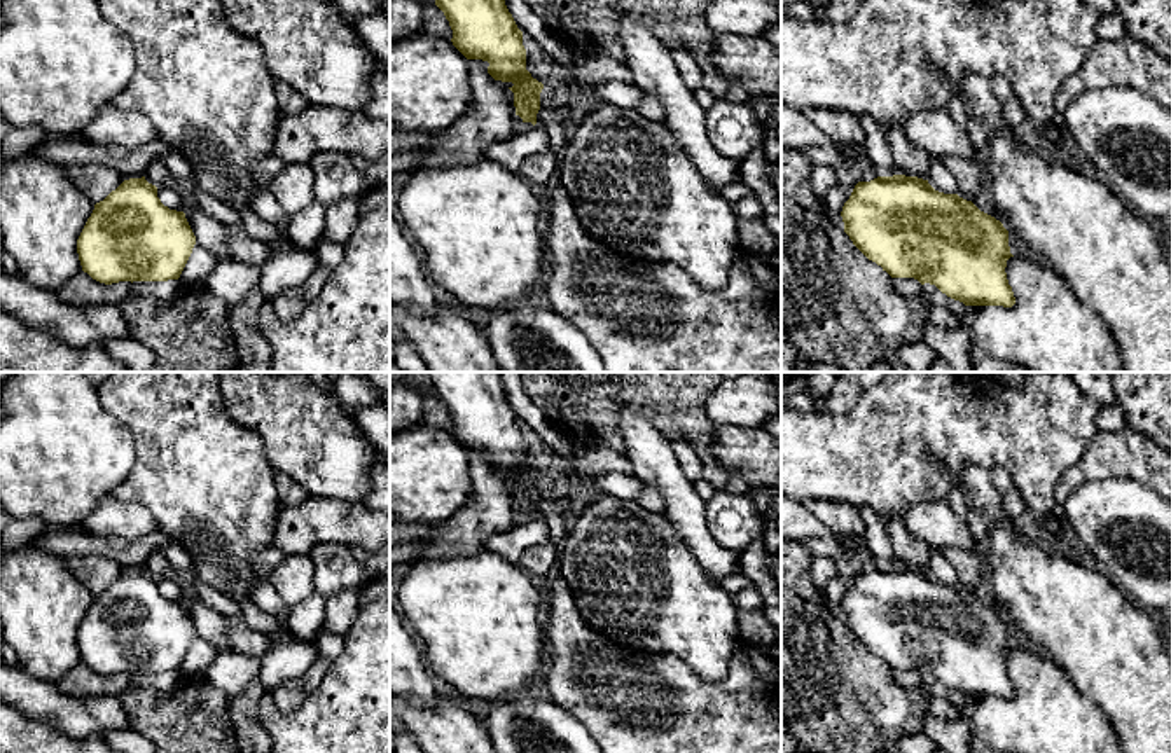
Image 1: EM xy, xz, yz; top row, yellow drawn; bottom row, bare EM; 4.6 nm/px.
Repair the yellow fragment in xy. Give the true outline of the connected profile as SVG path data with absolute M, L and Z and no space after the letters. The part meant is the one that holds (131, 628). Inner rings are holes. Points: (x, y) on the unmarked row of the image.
M145 568L124 571L94 596L79 631L82 662L93 671L178 671L196 636L184 603L170 601Z

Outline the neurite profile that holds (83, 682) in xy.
M79 662L68 671L59 681L58 688L73 697L121 697L124 692L133 688L131 673L119 673L112 676L93 671L87 664Z

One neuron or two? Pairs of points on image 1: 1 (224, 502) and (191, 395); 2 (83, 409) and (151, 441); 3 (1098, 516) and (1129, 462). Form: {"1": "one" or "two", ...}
{"1": "one", "2": "two", "3": "two"}

